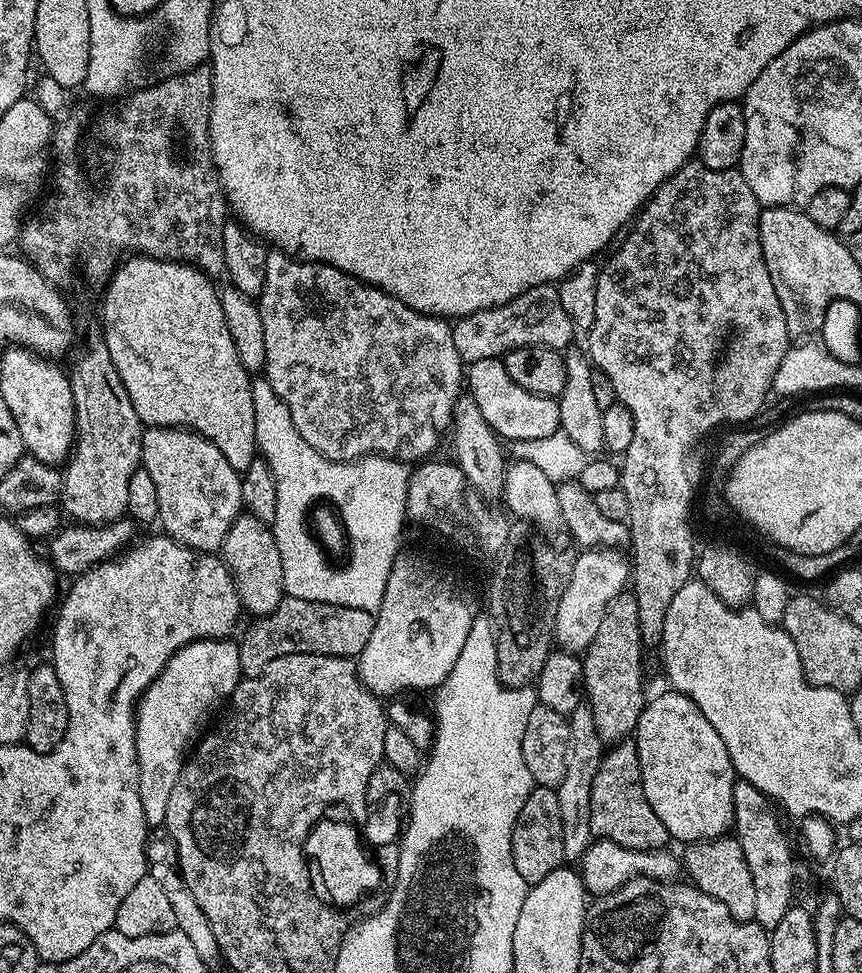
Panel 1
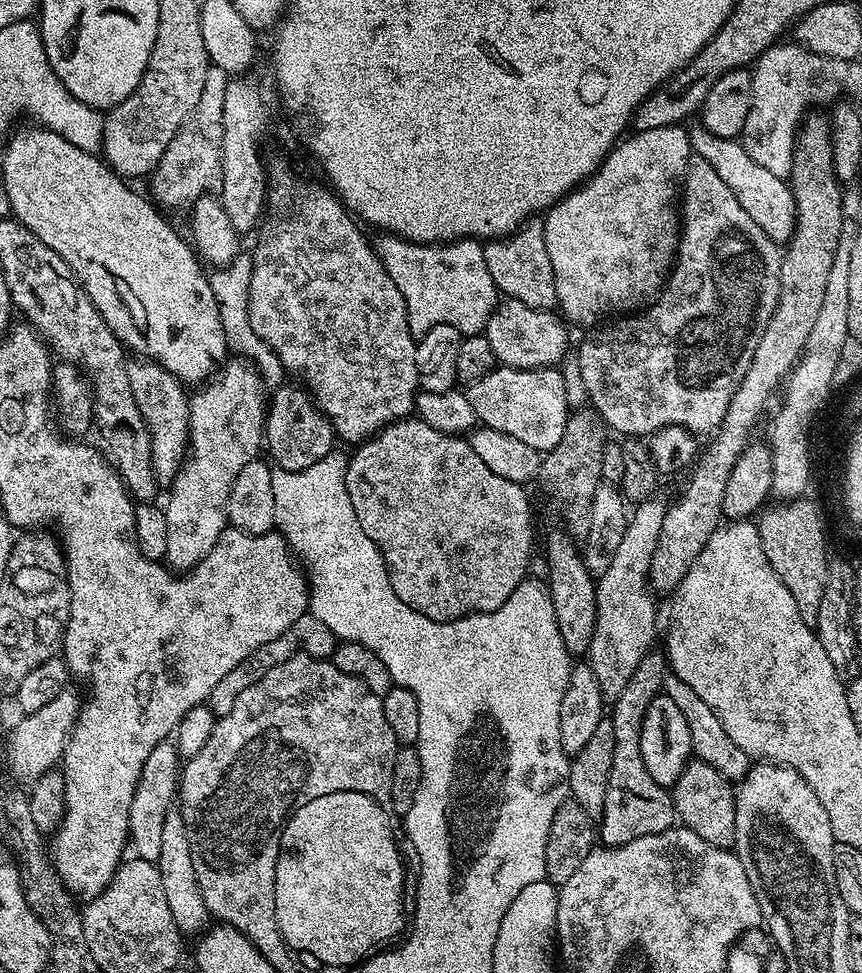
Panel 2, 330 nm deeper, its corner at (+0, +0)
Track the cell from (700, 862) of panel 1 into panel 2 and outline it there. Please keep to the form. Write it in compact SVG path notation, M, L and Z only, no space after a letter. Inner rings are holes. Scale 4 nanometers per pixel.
M693 759L676 779L670 795L683 827L694 830L698 838L719 848L731 849L736 843L736 794L725 776L704 760Z

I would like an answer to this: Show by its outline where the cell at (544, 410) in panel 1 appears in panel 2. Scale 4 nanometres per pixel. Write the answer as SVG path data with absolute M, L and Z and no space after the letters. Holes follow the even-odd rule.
M497 367L491 372L471 381L472 389L467 389L468 401L474 406L479 423L485 428L493 428L499 432L518 438L518 442L526 442L526 446L534 446L541 454L548 454L562 442L562 434L568 430L570 409L566 402L566 386L564 374L559 367L541 368L506 368Z

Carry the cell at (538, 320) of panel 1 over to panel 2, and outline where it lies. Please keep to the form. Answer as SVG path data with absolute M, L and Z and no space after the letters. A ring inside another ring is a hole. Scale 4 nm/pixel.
M381 235L380 241L375 241L377 256L384 262L384 268L404 295L408 303L408 314L413 325L445 324L458 330L461 337L467 338L483 333L488 326L488 320L498 307L498 287L490 270L484 261L484 249L481 241L476 238L465 238L438 244L414 244L411 240L403 240L400 236Z

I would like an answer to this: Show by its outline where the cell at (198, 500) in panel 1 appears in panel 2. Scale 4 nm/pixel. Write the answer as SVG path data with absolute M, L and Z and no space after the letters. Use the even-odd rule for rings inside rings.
M129 359L126 375L130 377L130 390L134 390L134 402L138 402L138 410L142 410L142 418L146 422L152 439L152 465L157 477L175 477L190 451L189 393L180 379L170 374L162 365L154 363L153 360Z

